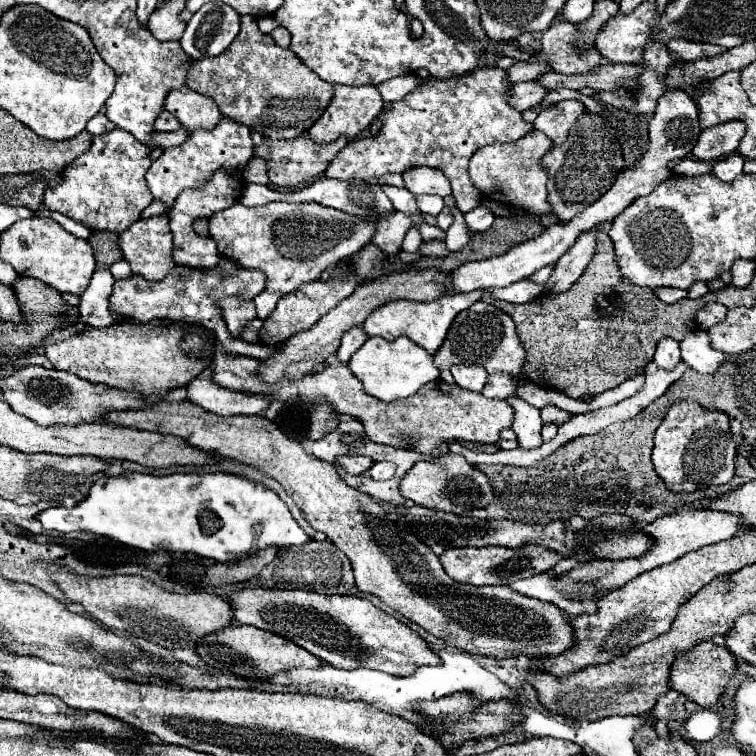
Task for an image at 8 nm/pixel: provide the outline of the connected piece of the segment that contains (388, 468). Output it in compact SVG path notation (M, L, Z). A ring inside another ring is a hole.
M374 462L366 474L374 480L390 480L394 472L396 472L396 466L392 466L392 462Z

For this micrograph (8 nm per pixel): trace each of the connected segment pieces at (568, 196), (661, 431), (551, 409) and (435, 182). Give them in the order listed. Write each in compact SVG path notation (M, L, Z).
M584 114L570 130L568 140L562 146L554 146L542 158L542 168L548 172L548 202L558 224L566 224L588 204L596 202L616 180L616 174L624 168L620 130L608 126L606 118Z
M680 400L670 406L668 414L664 416L662 424L656 430L652 462L656 474L664 480L664 484L672 492L694 492L698 488L730 482L730 478L734 476L734 454L736 454L736 444L732 440L728 416L720 410L706 410L694 400Z
M544 406L542 410L540 410L540 414L542 414L542 420L544 422L556 422L556 424L562 424L562 422L566 422L568 418L570 418L570 414L568 412L564 412L564 410L560 410L558 406Z
M410 168L404 174L406 190L410 190L414 196L420 194L436 194L436 196L448 196L450 194L450 182L442 174L442 170L436 168Z

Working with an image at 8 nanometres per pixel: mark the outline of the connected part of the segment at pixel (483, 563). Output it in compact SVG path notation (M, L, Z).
M540 544L534 546L520 546L520 548L504 548L504 546L482 546L482 548L450 548L440 556L440 562L448 574L452 574L458 582L468 582L474 586L484 584L508 584L522 578L530 578L534 574L550 572L558 562L562 560L562 554L552 552Z

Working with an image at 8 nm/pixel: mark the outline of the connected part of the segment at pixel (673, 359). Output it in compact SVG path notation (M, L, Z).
M672 338L660 340L656 346L654 362L656 362L656 366L660 366L664 370L672 370L680 362L680 344Z

